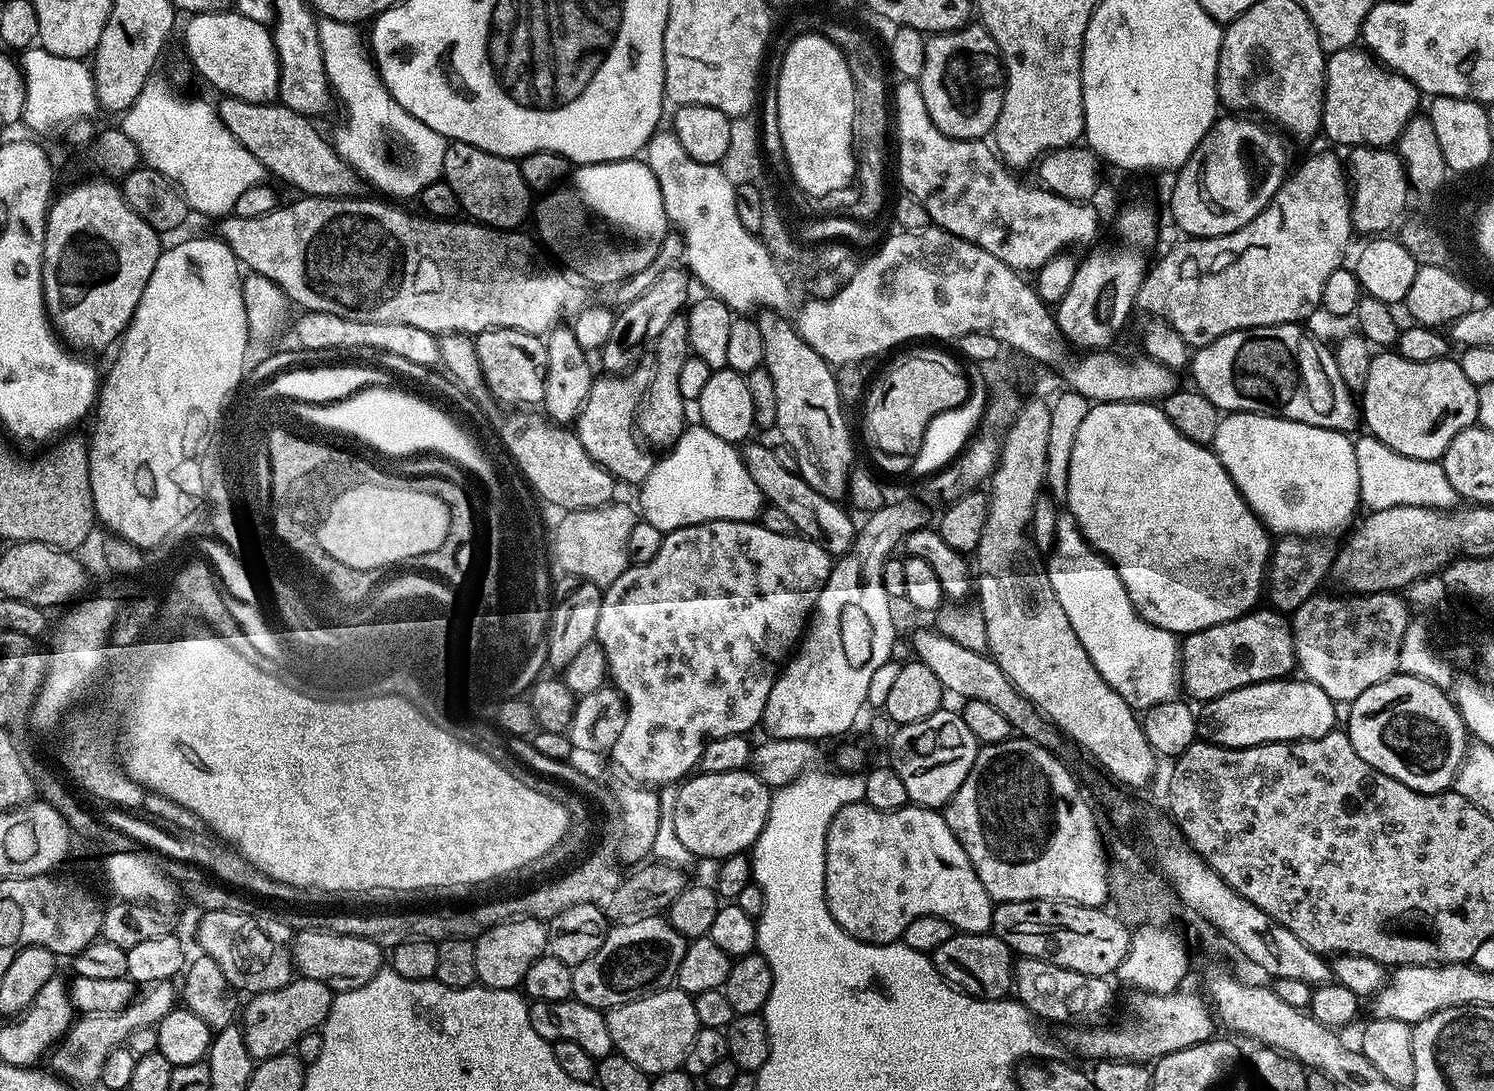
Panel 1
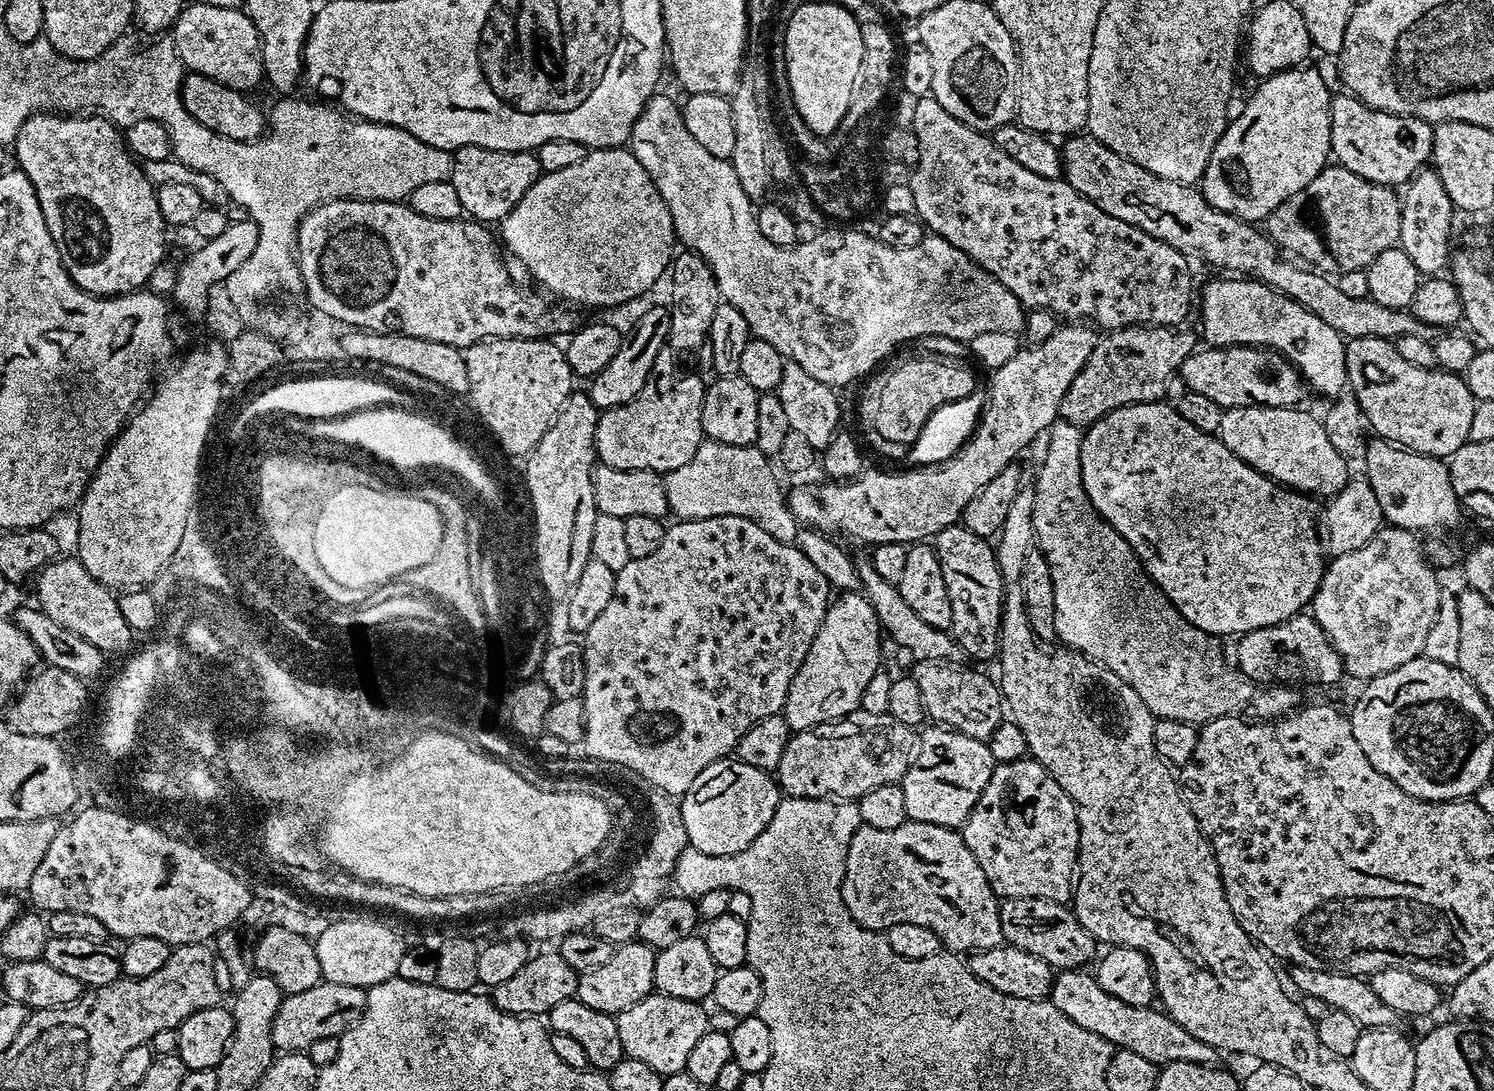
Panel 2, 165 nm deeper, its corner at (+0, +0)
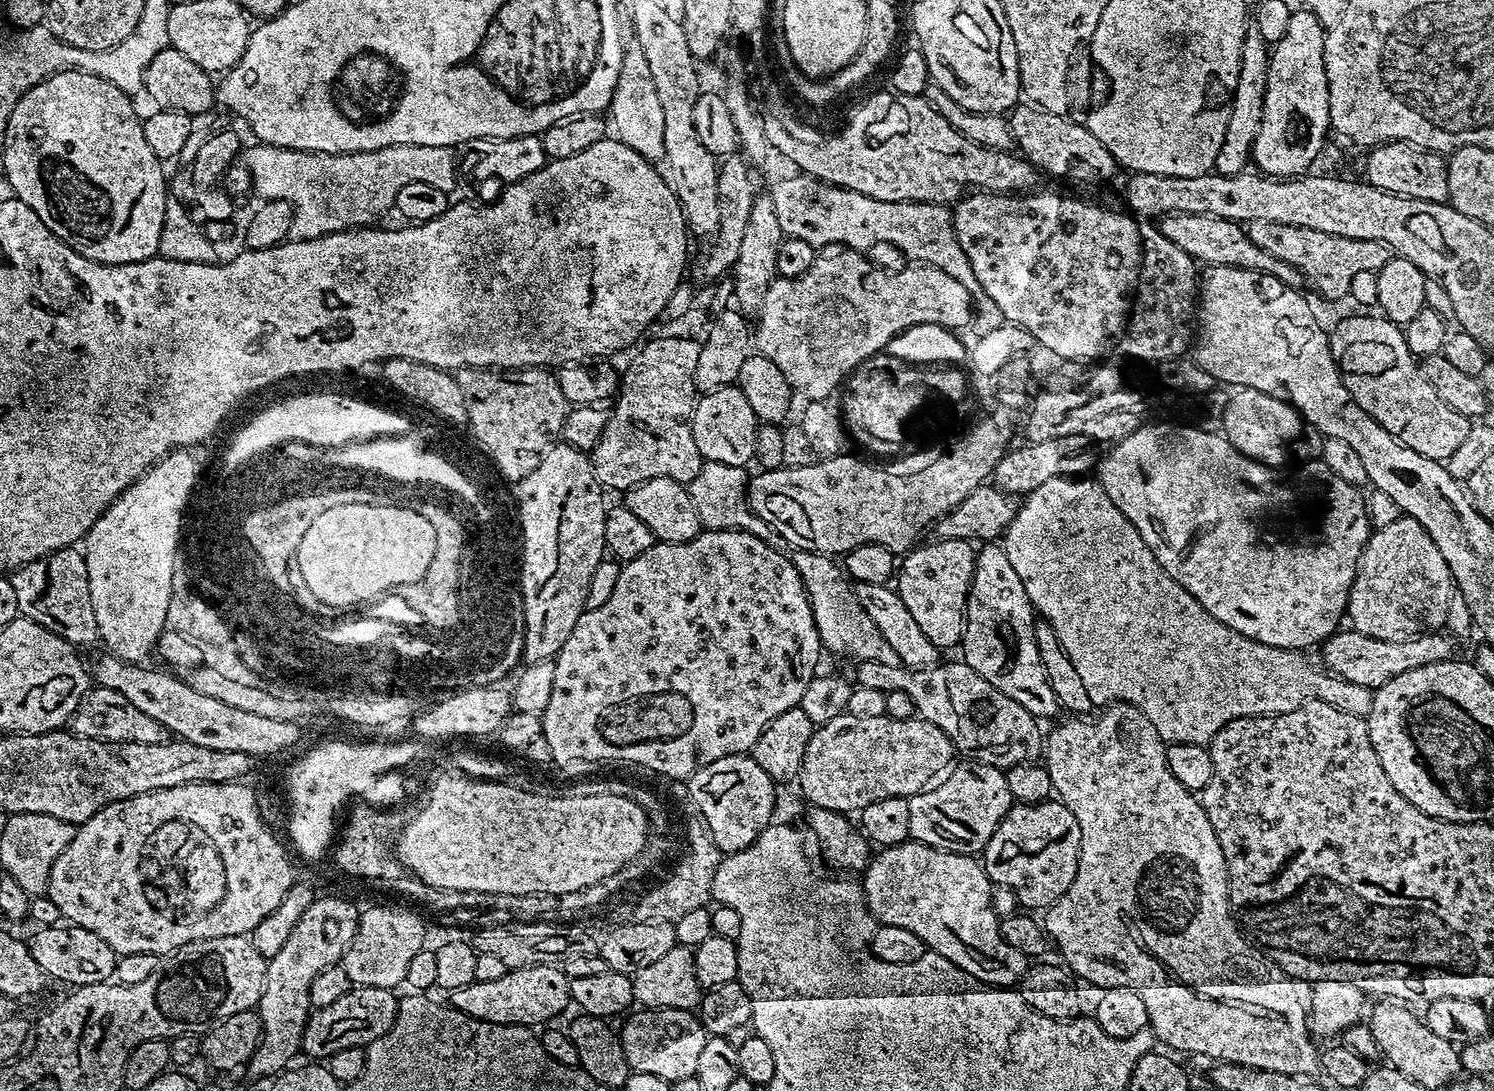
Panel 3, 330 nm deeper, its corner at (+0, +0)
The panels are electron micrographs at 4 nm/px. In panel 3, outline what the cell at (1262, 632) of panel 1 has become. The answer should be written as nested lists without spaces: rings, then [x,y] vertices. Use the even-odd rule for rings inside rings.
[[[1355,630],[1344,631],[1336,631],[1319,649],[1320,656],[1324,659],[1323,667],[1338,678],[1373,690],[1386,686],[1386,682],[1390,682],[1390,678],[1398,678],[1398,674],[1406,674],[1406,670],[1418,670],[1418,666],[1450,660],[1454,656],[1452,636],[1440,630],[1423,632],[1422,635],[1412,636],[1409,640],[1394,641],[1370,638]]]

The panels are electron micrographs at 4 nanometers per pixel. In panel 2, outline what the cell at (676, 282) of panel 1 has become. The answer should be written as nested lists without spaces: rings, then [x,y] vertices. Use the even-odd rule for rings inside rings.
[[[648,308],[640,316],[640,321],[632,328],[632,333],[627,333],[626,339],[621,343],[618,354],[610,358],[610,362],[598,375],[591,377],[592,384],[586,389],[586,395],[598,410],[617,408],[628,404],[646,386],[646,378],[654,366],[654,358],[665,347],[668,339],[670,318],[668,308]]]

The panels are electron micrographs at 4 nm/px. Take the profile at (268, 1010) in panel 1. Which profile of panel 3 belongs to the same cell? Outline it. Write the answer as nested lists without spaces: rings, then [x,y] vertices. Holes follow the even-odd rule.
[[[352,987],[342,994],[334,1006],[322,1006],[309,1015],[304,1031],[303,1055],[310,1056],[313,1061],[324,1062],[340,1050],[360,1047],[374,1043],[382,1034],[386,1034],[394,1026],[396,1015],[400,1009],[400,1000],[391,988]]]

